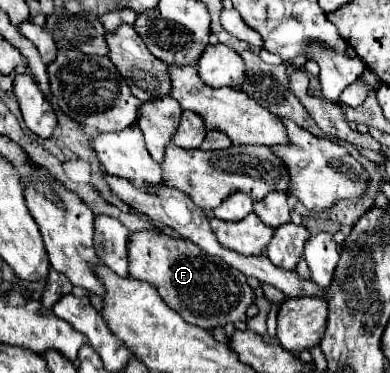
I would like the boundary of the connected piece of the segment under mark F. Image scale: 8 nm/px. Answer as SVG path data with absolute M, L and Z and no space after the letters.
M156 231L132 233L128 241L128 271L136 279L152 283L170 309L178 311L186 323L202 329L246 321L246 309L254 301L254 291L246 283L244 273L182 237Z

